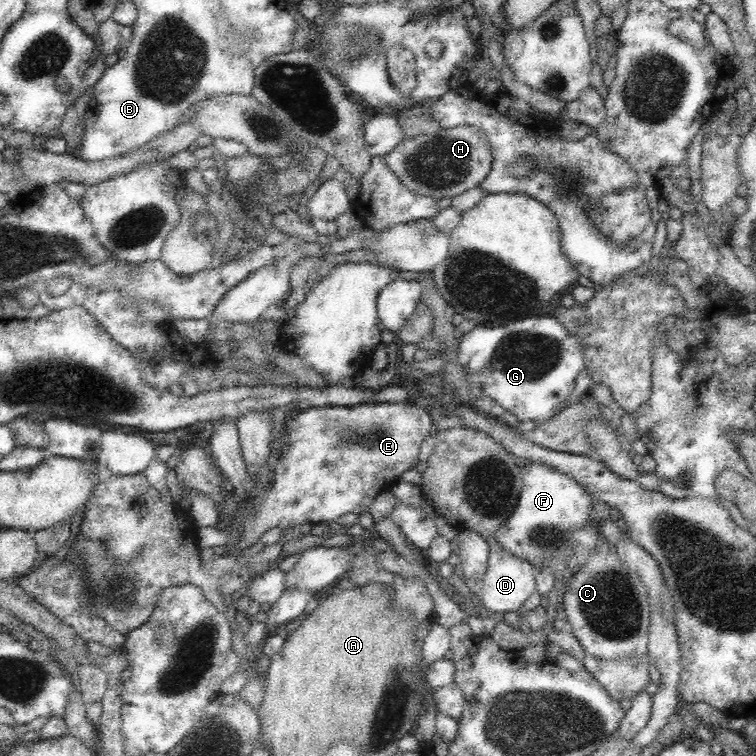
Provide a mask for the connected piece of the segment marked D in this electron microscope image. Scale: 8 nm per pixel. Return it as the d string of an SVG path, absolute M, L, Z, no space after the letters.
M487 535L485 539L490 545L490 552L486 572L478 581L481 586L478 600L489 613L522 611L522 605L535 590L535 575L540 572L541 567L516 558L504 550L494 535Z

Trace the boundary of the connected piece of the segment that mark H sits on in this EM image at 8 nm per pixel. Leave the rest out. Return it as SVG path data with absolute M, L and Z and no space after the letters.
M460 124L454 128L441 128L434 135L423 132L411 138L404 137L400 144L384 155L387 167L411 191L419 195L452 198L470 188L476 188L486 178L493 161L488 135L480 128Z

